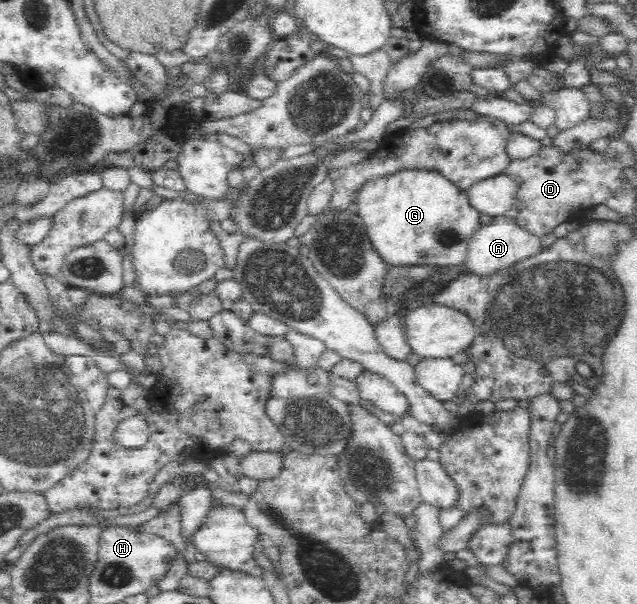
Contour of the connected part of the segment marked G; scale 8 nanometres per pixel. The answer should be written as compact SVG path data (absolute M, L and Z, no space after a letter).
M407 169L367 179L355 194L353 202L357 214L367 227L373 247L386 264L437 263L449 266L464 262L471 235L481 228L479 211L471 206L467 190L459 188L451 179L434 170Z

